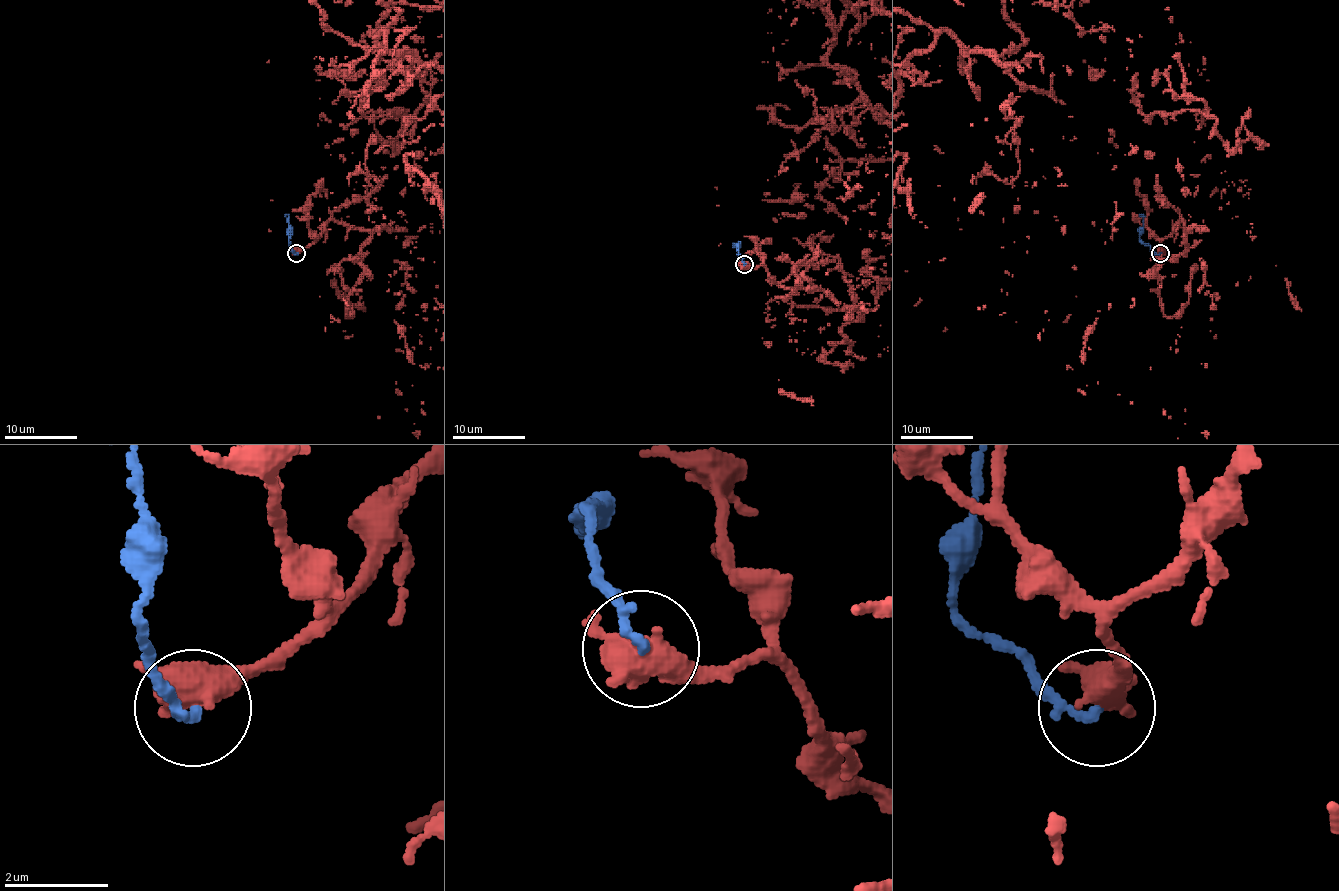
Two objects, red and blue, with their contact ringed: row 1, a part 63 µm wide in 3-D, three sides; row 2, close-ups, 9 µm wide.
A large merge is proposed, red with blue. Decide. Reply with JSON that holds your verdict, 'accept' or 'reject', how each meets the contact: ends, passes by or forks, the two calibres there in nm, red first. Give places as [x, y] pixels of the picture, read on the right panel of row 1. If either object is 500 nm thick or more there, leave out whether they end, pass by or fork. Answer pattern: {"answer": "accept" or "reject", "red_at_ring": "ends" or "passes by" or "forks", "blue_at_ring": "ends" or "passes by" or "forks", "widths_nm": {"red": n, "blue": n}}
{"answer": "reject", "widths_nm": {"red": 550, "blue": 190}}

